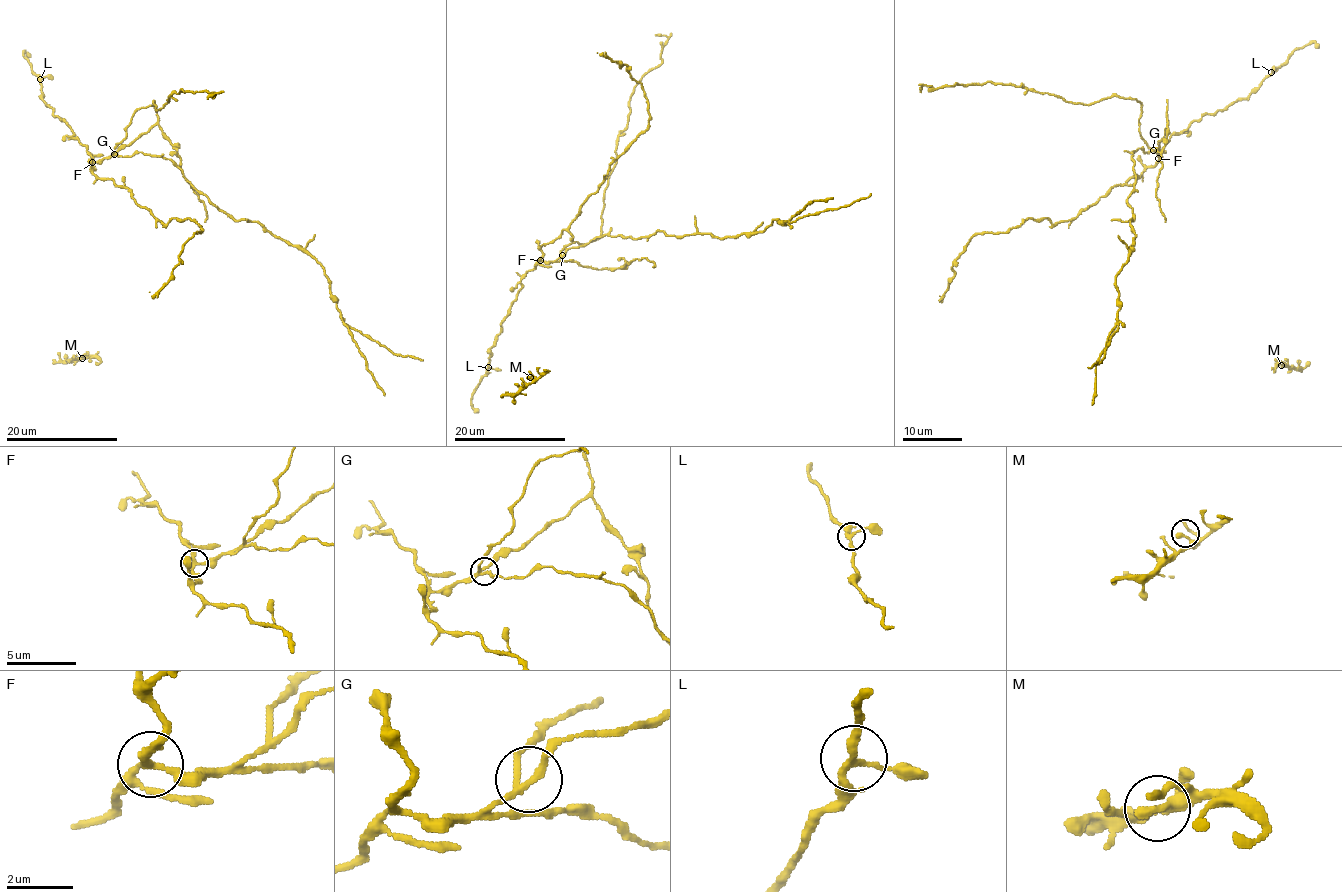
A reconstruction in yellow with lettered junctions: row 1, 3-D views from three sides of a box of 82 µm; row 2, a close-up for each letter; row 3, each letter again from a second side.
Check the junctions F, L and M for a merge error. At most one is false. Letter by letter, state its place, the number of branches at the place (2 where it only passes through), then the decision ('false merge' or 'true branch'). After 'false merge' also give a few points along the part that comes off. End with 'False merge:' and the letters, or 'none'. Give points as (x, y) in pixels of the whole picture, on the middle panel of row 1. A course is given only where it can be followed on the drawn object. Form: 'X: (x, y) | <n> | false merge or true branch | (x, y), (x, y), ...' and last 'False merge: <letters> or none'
F: (540, 260) | 3 | false merge | (540, 261), (555, 261), (606, 234), (761, 233), (774, 220), (793, 221), (870, 193)
L: (488, 367) | 3 | true branch
M: (530, 377) | 3 | true branch
False merge: F

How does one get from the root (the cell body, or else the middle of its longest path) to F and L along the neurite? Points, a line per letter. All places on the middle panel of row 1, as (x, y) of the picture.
F: (562, 255), (554, 261), (540, 261)
L: (562, 255), (554, 261), (540, 261), (521, 280), (522, 287), (490, 349), (488, 367)

